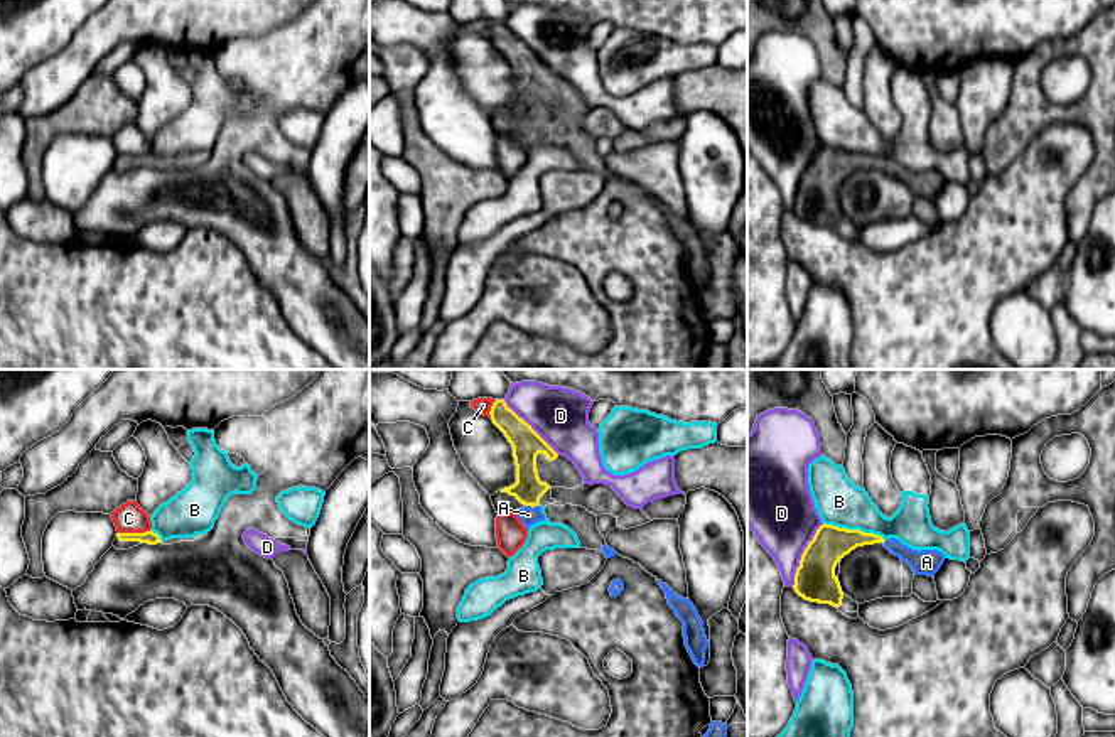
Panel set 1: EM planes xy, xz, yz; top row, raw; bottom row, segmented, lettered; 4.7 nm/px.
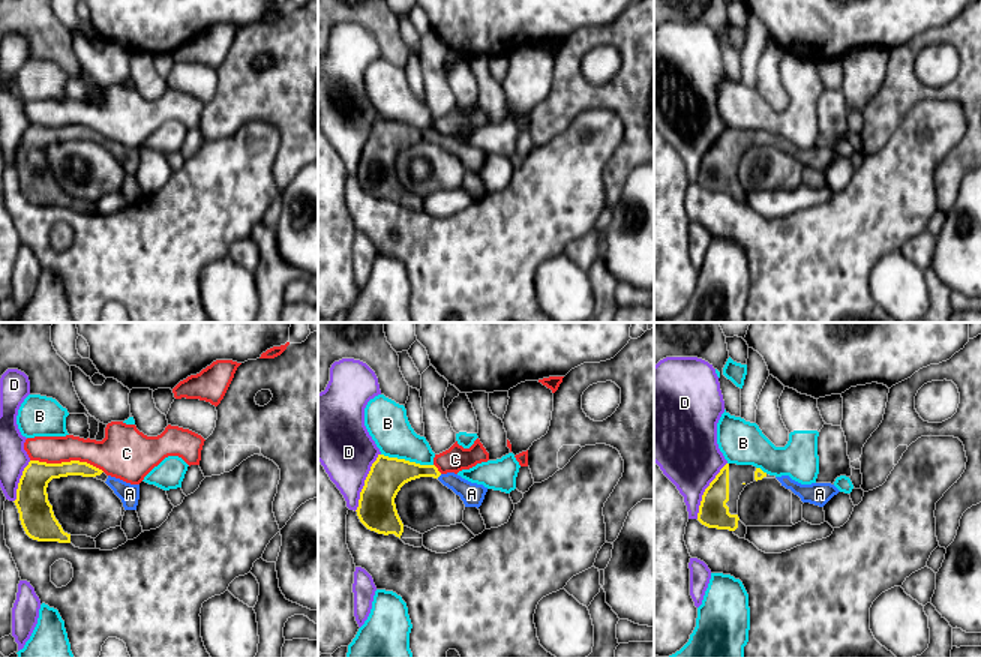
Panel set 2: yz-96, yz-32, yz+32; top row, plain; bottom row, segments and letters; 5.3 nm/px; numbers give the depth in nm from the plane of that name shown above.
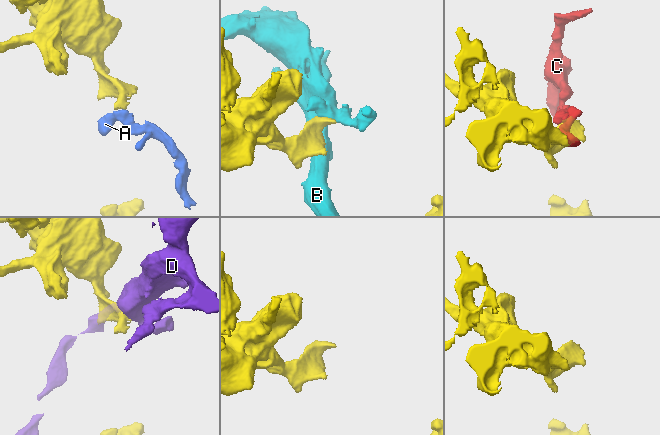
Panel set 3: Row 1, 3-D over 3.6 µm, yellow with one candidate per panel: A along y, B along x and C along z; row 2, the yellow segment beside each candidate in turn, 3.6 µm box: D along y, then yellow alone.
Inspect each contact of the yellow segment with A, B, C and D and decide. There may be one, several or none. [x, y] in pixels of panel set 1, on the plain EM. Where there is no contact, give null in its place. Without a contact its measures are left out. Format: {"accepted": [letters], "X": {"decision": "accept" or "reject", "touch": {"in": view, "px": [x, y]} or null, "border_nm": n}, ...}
{"accepted": ["A"], "A": {"decision": "accept", "touch": {"in": "xz", "px": [532, 129]}, "border_nm": 70}, "B": {"decision": "reject", "touch": {"in": "yz", "px": [854, 152]}, "border_nm": 300}, "C": {"decision": "reject", "touch": {"in": "xy", "px": [134, 156]}, "border_nm": 160}, "D": {"decision": "reject", "touch": {"in": "yz", "px": [802, 177]}, "border_nm": 340}}

